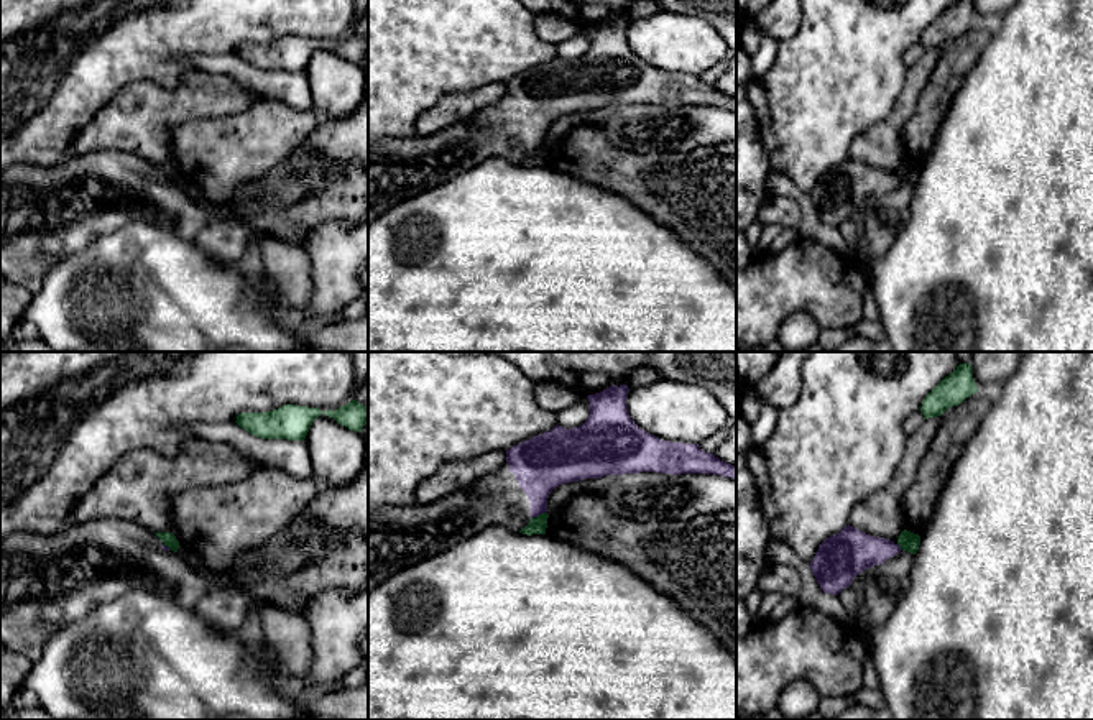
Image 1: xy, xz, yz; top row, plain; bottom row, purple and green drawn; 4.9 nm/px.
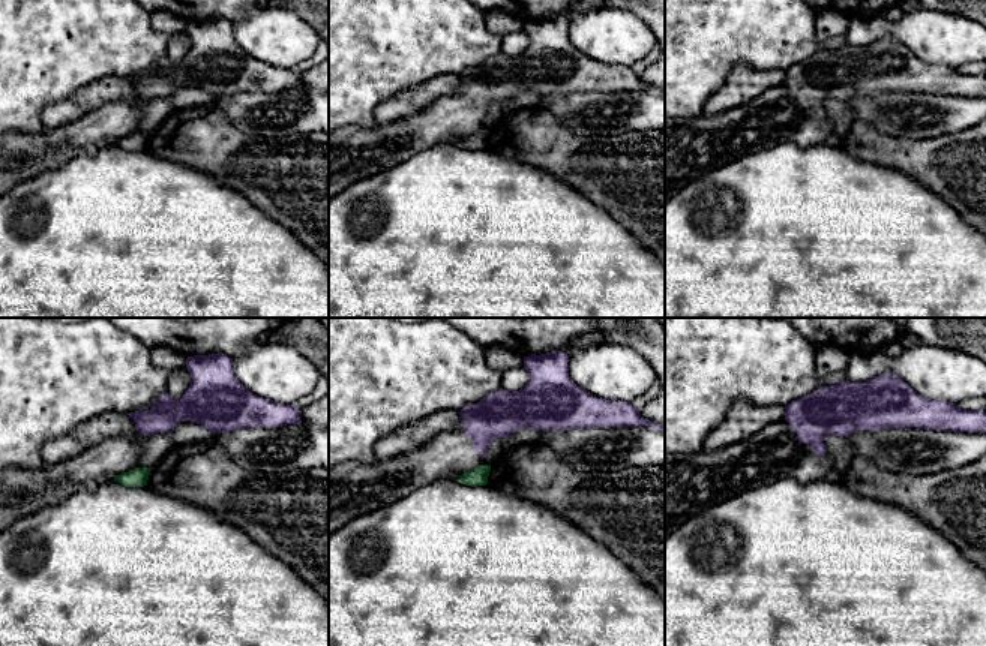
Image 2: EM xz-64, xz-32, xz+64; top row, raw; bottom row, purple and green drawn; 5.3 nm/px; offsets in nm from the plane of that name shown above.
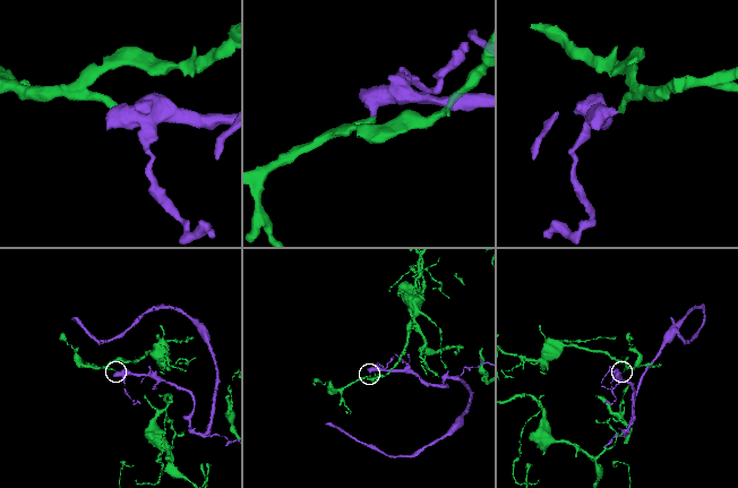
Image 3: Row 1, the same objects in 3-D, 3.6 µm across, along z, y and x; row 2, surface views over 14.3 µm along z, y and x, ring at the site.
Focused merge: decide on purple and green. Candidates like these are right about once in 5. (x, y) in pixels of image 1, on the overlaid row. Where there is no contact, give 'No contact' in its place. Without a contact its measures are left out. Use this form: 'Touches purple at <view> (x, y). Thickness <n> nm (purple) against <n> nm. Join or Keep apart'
Touches purple at xz (538, 515). Thickness 260 nm (purple) against 90 nm. Keep apart

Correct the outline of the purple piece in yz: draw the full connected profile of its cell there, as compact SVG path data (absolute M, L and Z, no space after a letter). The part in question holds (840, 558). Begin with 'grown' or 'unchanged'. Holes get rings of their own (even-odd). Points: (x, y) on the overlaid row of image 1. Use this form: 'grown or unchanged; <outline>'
unchanged; M848 524L820 544L810 569L825 593L838 595L858 574L884 564L901 551L894 541L869 536Z

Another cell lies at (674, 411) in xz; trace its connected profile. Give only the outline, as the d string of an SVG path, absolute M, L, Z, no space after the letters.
M657 380L630 388L628 413L661 441L700 444L728 424L723 406L702 386Z

